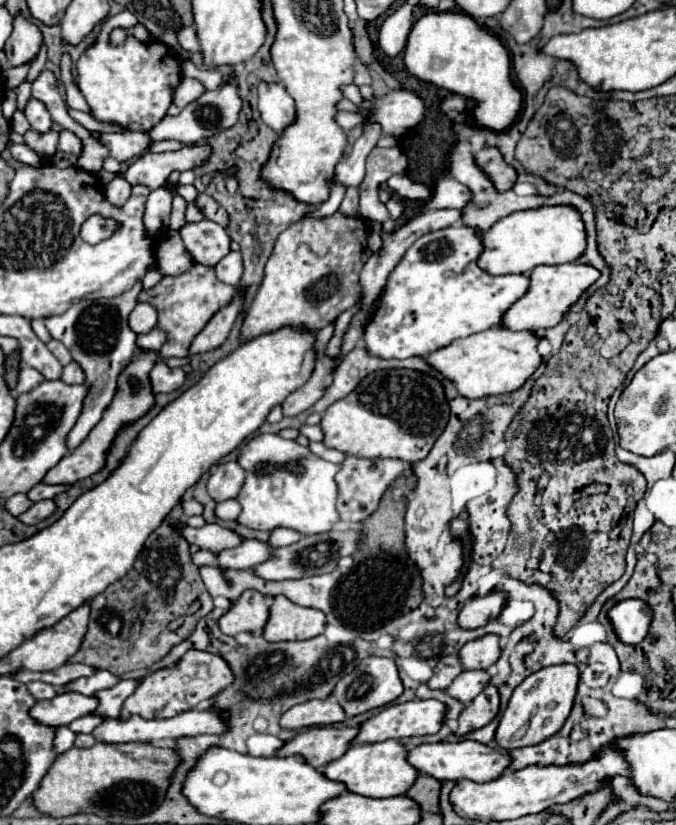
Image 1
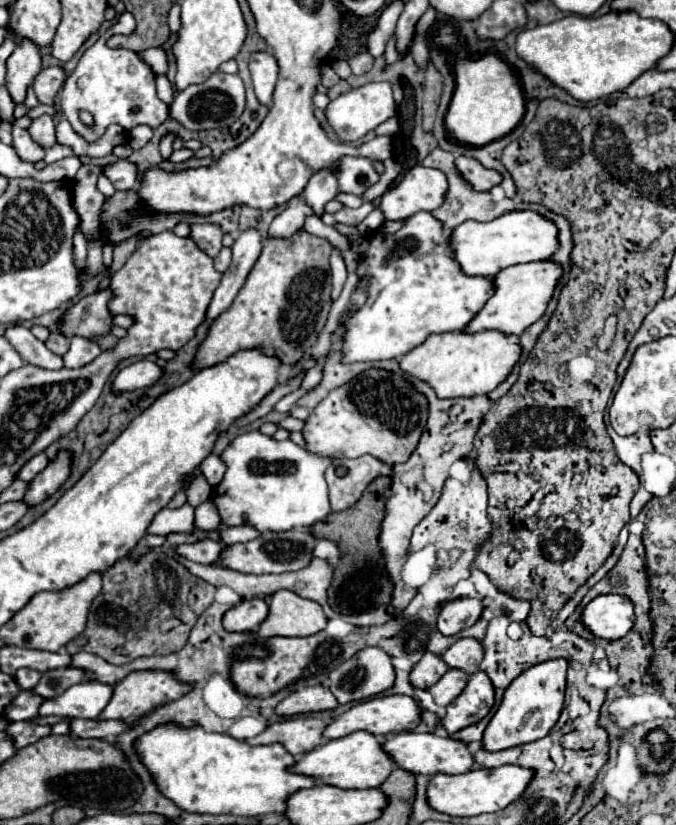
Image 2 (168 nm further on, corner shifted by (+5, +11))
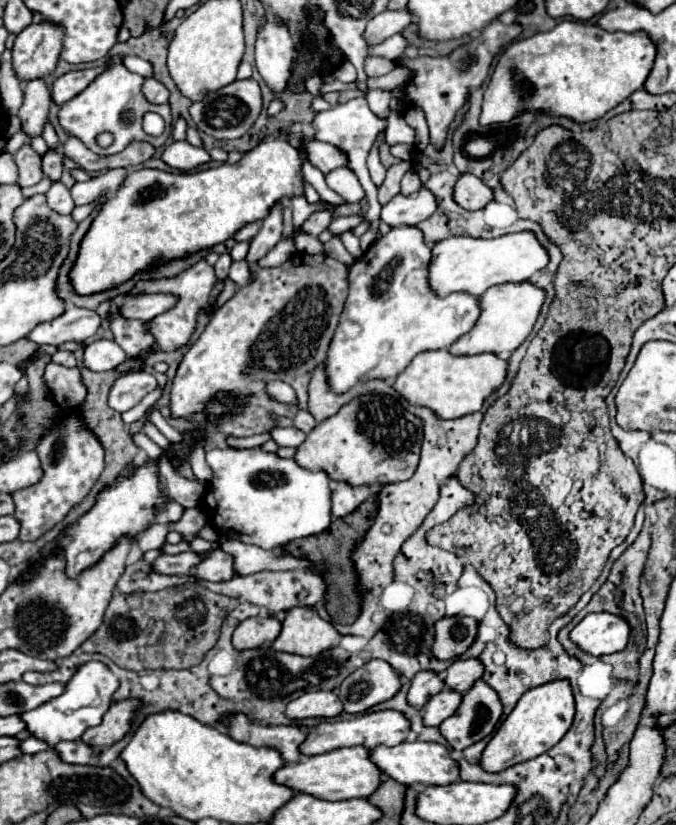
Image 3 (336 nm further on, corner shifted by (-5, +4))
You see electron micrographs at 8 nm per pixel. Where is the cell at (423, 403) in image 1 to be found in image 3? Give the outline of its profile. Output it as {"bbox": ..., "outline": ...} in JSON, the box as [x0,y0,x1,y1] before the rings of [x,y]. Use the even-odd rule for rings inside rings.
{"bbox":[294,394,422,484],"outline":[[[362,394],[344,404],[330,420],[320,422],[306,440],[298,446],[294,460],[308,470],[324,470],[332,480],[344,480],[350,484],[392,484],[408,480],[418,466],[422,448],[422,420],[408,412],[396,398],[386,394]]]}

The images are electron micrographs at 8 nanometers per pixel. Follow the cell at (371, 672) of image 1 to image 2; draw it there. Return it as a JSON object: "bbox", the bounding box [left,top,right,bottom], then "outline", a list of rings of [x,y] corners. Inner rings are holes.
{"bbox":[330,647,394,705],"outline":[[[366,647],[366,649],[358,651],[354,657],[350,657],[348,661],[344,661],[334,671],[330,671],[330,691],[342,705],[374,697],[374,695],[390,689],[392,685],[394,685],[394,667],[392,667],[388,653],[384,653],[384,649],[380,649],[380,647]]]}

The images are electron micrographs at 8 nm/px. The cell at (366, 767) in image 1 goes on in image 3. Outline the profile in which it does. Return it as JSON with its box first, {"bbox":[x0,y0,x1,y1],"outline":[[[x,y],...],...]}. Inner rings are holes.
{"bbox":[274,746,382,800],"outline":[[[364,746],[338,748],[318,756],[304,756],[298,764],[286,764],[274,774],[274,780],[290,786],[296,792],[312,794],[322,800],[348,800],[348,798],[368,798],[378,784],[382,784],[380,768],[370,760],[370,750]]]}

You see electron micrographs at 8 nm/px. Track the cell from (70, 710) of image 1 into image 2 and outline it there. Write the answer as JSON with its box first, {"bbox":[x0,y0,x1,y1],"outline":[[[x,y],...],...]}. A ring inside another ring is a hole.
{"bbox":[4,691,44,721],"outline":[[[20,691],[18,697],[6,707],[4,719],[6,721],[30,721],[30,719],[38,717],[36,709],[40,707],[40,701],[44,701],[44,699],[36,697],[32,691]]]}

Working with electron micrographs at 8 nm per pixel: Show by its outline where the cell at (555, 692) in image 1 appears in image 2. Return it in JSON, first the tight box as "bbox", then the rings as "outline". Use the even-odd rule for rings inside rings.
{"bbox":[482,659,568,751],"outline":[[[552,659],[540,665],[534,665],[526,669],[522,675],[518,675],[506,689],[498,711],[488,723],[484,731],[482,747],[486,751],[502,751],[502,749],[510,749],[510,747],[532,743],[546,737],[550,729],[556,725],[562,711],[566,669],[568,669],[568,663],[564,659]]]}

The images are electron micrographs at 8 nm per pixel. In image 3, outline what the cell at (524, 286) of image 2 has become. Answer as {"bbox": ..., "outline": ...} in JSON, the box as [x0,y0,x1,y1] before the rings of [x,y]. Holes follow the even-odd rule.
{"bbox":[448,280,546,356],"outline":[[[528,280],[522,284],[500,284],[490,288],[480,298],[482,314],[474,324],[474,328],[468,334],[464,334],[458,342],[454,342],[448,350],[456,356],[470,356],[480,352],[494,352],[500,356],[512,354],[530,336],[544,300],[546,300],[546,290],[534,286]]]}

